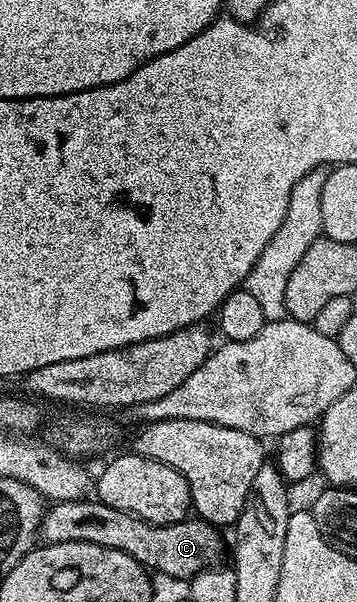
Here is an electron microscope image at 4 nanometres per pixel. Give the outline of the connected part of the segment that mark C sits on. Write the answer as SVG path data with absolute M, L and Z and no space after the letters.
M94 497L63 503L51 502L45 508L40 528L43 544L84 541L92 545L104 545L108 549L120 549L120 553L128 553L128 557L151 572L159 571L170 579L183 581L189 581L207 567L223 562L222 539L218 535L221 535L219 528L197 517L187 517L180 523L161 527L155 523L146 523L120 509L112 509L112 505L104 505Z

